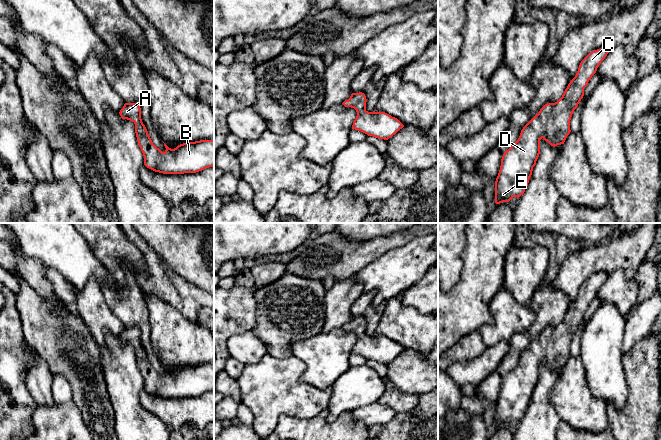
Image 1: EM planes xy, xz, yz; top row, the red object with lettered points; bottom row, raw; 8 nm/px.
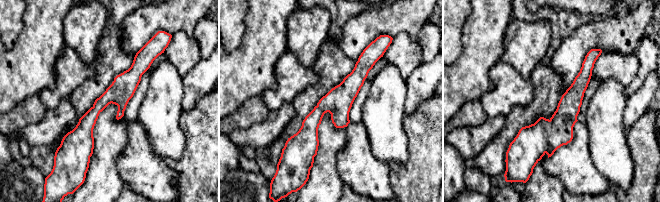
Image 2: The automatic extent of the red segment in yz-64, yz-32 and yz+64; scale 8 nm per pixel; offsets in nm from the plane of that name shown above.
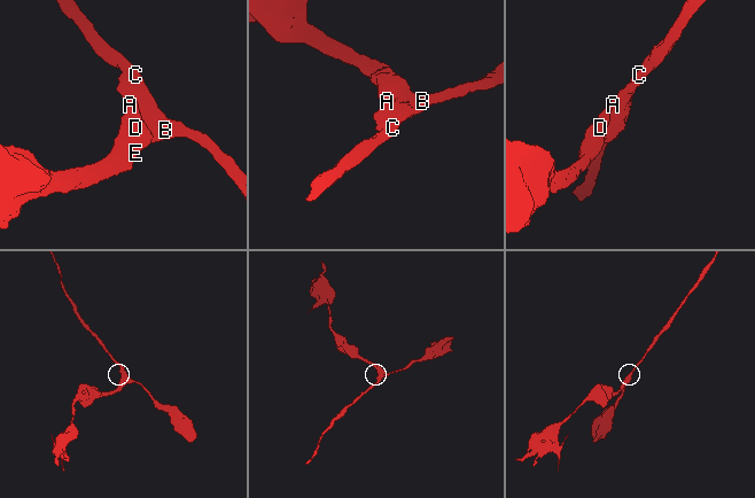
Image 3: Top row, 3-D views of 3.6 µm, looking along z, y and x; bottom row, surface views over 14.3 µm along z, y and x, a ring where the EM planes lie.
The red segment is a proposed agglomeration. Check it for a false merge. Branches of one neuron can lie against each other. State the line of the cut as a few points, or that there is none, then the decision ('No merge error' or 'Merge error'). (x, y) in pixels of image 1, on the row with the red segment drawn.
No split. No merge error

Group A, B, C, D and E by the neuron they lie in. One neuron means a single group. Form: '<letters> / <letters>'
A B C D E

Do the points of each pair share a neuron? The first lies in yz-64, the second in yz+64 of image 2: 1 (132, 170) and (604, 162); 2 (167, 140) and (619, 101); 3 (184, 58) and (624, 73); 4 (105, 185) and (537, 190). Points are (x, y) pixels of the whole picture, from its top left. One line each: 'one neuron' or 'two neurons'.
1: two neurons
2: one neuron
3: one neuron
4: one neuron

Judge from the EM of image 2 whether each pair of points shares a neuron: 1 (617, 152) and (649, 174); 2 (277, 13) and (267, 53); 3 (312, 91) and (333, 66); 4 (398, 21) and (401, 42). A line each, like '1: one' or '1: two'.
1: two
2: one
3: one
4: two

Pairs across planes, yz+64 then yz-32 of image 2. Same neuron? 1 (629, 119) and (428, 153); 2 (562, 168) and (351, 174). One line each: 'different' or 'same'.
1: different
2: same

